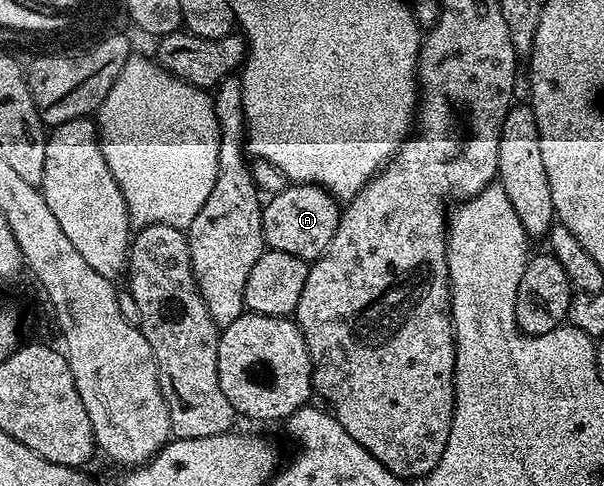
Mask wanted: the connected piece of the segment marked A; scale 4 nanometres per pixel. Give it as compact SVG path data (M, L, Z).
M319 184L286 185L271 201L262 205L263 210L263 242L267 248L281 250L285 254L293 254L293 258L301 258L313 262L333 242L333 234L337 234L341 215L340 201Z

